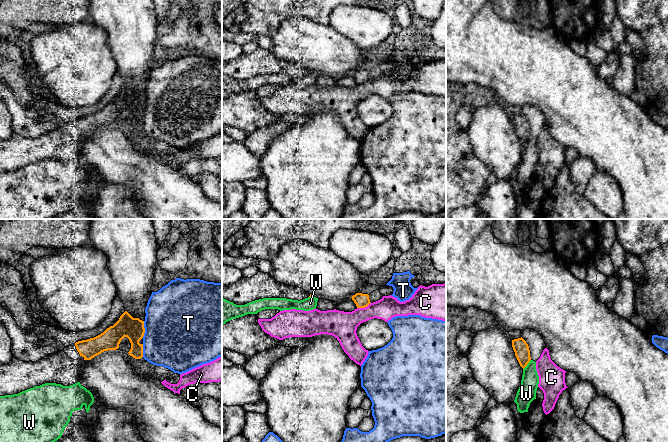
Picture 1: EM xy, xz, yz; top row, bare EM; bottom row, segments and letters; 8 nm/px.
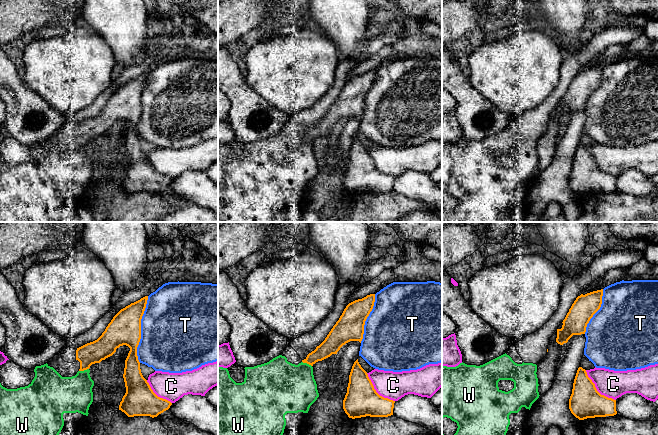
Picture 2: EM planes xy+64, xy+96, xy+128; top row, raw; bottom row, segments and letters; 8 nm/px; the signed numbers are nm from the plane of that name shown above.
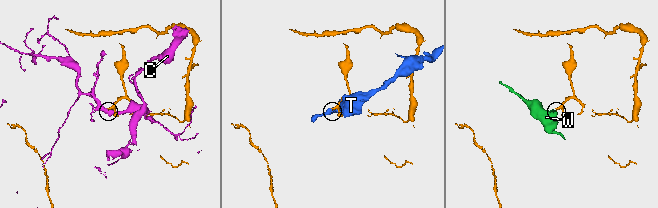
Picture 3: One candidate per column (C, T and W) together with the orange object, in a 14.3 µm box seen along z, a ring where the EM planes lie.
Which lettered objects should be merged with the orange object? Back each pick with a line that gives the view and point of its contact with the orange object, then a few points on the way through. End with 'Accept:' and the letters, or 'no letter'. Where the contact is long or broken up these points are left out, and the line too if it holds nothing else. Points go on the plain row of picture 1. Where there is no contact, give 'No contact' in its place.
Accept: no letter

